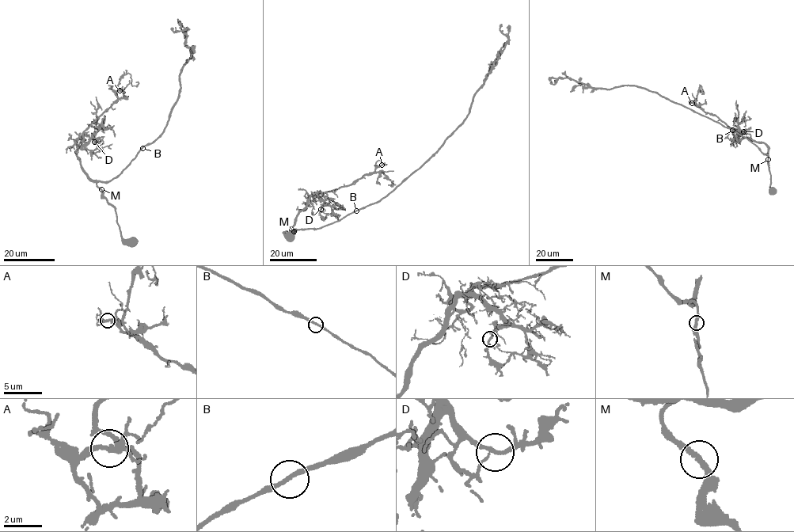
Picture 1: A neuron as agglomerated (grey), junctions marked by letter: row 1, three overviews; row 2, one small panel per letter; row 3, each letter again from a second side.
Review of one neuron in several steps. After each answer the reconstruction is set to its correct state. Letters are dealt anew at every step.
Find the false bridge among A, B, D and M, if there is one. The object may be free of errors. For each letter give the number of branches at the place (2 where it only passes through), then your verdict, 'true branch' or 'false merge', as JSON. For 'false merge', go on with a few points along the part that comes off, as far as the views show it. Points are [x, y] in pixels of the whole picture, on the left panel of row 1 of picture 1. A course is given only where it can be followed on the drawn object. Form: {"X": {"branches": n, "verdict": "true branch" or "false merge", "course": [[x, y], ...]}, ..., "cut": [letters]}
{"A": {"branches": 2, "verdict": "true branch"}, "B": {"branches": 2, "verdict": "true branch"}, "D": {"branches": 2, "verdict": "true branch"}, "M": {"branches": 2, "verdict": "true branch"}, "cut": []}

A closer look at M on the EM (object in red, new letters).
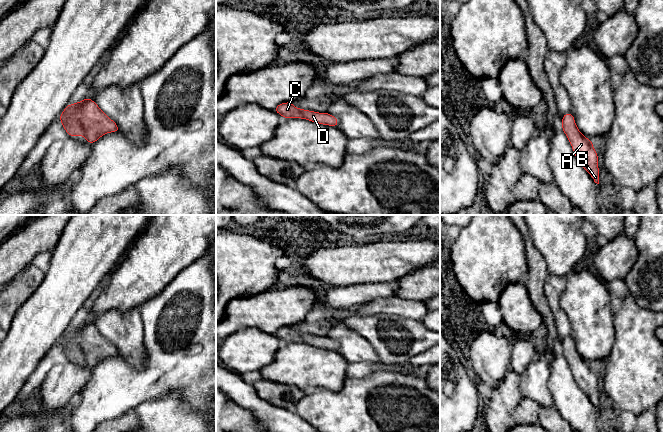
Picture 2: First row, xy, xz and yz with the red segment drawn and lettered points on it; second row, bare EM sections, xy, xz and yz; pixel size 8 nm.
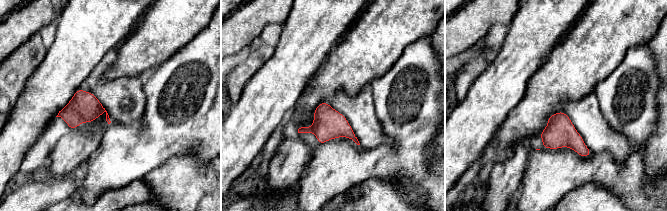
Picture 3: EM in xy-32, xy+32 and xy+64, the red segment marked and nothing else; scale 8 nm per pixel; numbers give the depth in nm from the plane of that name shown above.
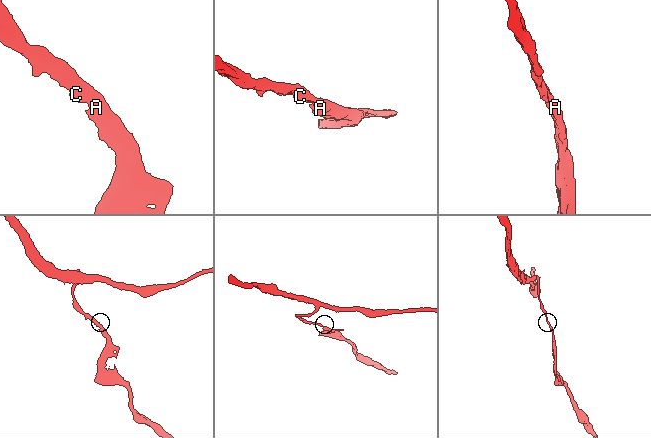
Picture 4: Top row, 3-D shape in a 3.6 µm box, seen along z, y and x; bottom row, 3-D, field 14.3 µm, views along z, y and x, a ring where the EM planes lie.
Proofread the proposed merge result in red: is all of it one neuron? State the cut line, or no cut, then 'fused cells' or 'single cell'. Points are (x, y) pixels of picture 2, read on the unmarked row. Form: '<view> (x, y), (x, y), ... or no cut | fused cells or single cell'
no cut | single cell

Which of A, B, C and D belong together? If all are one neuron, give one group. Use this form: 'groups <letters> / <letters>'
groups A B C D

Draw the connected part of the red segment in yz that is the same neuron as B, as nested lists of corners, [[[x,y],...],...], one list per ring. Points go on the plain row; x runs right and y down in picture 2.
[[[571,336],[563,339],[561,351],[578,386],[591,399],[594,406],[599,408],[598,378],[593,372],[593,366],[579,355]]]

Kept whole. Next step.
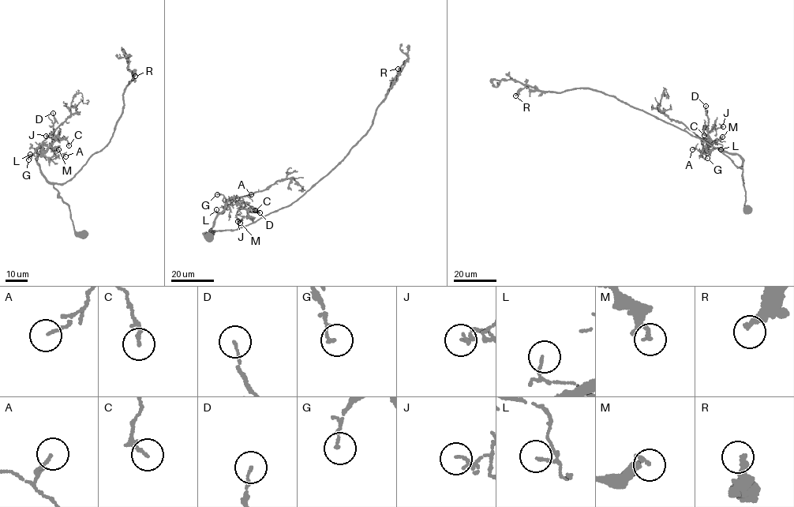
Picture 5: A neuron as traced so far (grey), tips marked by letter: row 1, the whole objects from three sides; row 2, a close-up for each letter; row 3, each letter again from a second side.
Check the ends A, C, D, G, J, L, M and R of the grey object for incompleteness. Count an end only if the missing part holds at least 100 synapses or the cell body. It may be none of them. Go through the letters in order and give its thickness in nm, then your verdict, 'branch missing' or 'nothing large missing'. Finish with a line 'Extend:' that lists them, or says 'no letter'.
A: calibre 100 nm; nothing large missing
C: calibre 130 nm; nothing large missing
D: calibre 80 nm; nothing large missing
G: calibre 120 nm; nothing large missing
J: calibre 140 nm; nothing large missing
L: calibre 100 nm; nothing large missing
M: calibre 150 nm; nothing large missing
R: calibre 240 nm; nothing large missing
Extend: no letter

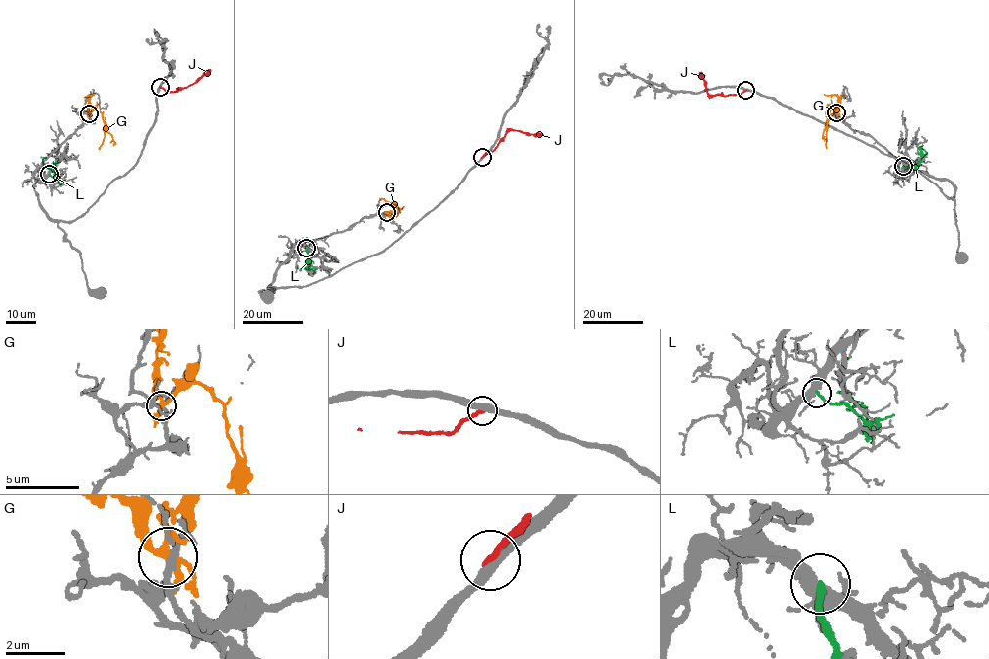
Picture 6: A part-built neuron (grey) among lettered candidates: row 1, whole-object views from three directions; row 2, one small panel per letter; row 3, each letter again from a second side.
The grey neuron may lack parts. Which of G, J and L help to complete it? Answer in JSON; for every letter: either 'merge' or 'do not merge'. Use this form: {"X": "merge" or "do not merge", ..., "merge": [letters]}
{"G": "do not merge", "J": "do not merge", "L": "do not merge", "merge": []}

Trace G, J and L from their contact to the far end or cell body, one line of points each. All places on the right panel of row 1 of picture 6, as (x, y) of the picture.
G: (836, 112), (832, 107), (827, 120), (827, 148)
J: (746, 90), (740, 95), (708, 95), (699, 72)
L: (903, 166), (917, 165), (926, 153), (923, 145)

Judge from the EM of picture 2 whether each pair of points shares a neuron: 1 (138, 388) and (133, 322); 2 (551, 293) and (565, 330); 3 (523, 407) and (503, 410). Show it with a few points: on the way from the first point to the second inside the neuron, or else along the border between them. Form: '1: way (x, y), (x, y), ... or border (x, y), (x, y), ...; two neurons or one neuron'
1: border (121, 354), (139, 369), (145, 362); two neurons
2: way (554, 302), (561, 321); one neuron
3: border (522, 398), (516, 407), (517, 420); two neurons

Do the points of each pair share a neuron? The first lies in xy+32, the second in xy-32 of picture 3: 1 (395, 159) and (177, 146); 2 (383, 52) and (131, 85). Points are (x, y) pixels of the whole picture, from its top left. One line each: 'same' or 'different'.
1: same
2: different

